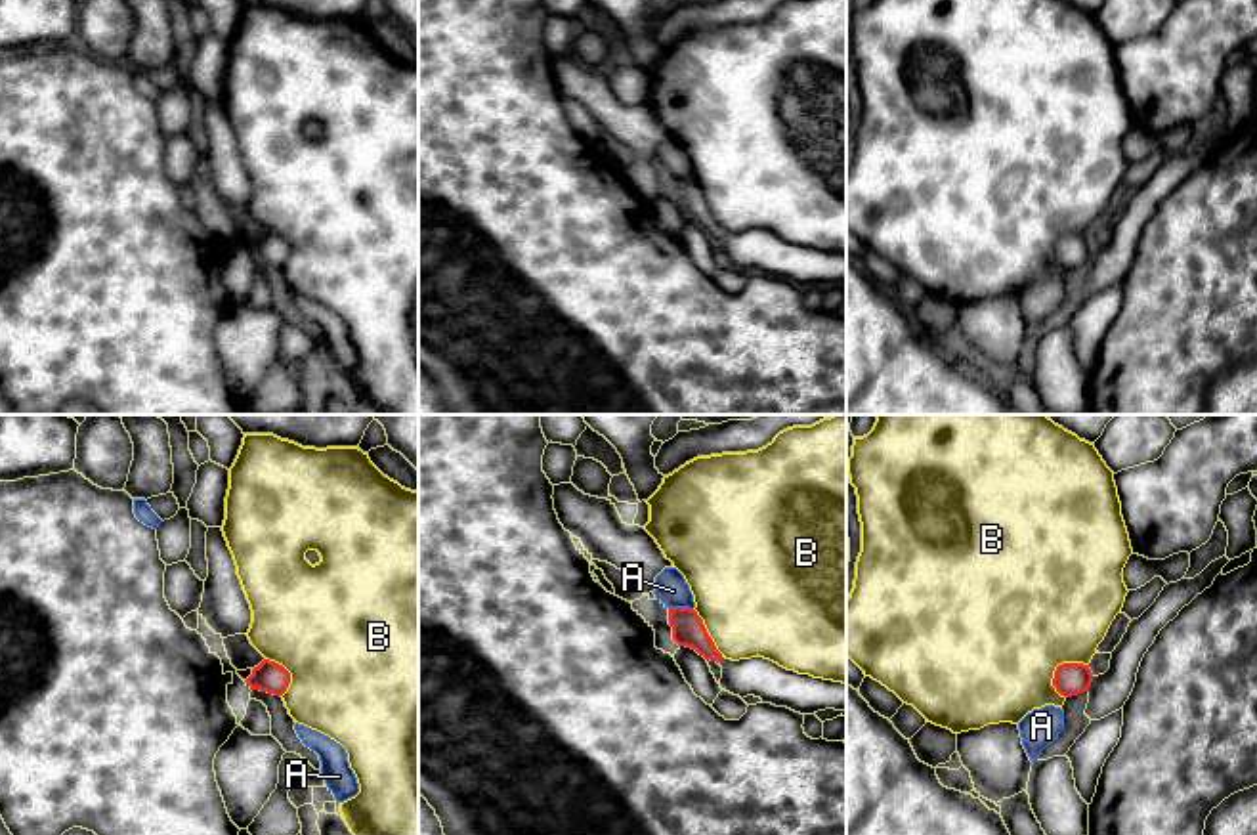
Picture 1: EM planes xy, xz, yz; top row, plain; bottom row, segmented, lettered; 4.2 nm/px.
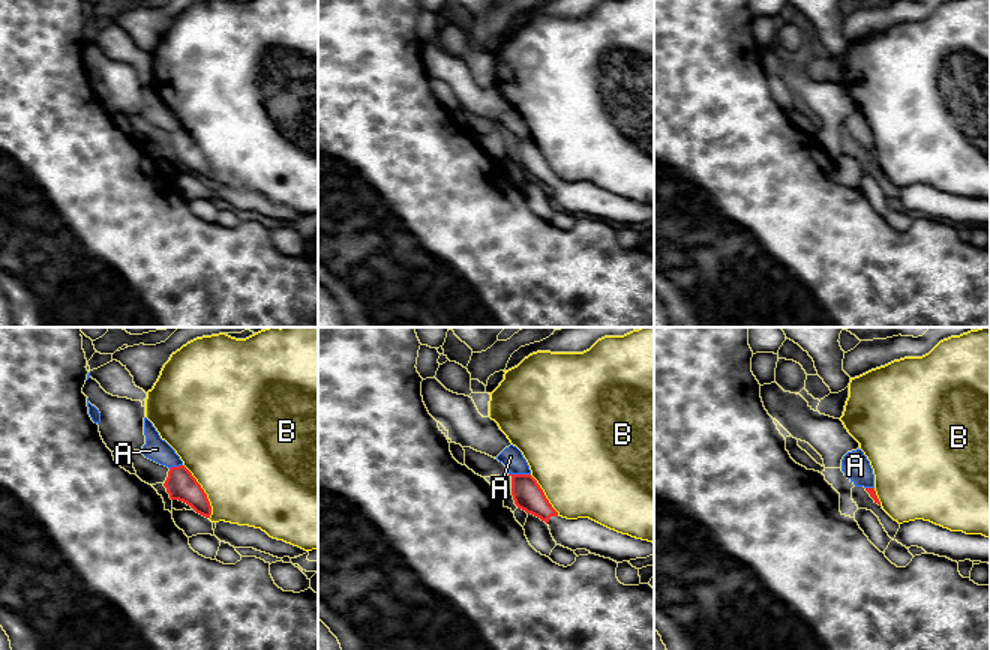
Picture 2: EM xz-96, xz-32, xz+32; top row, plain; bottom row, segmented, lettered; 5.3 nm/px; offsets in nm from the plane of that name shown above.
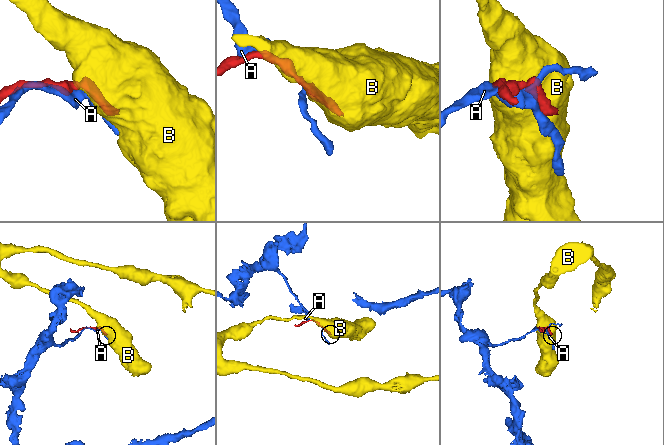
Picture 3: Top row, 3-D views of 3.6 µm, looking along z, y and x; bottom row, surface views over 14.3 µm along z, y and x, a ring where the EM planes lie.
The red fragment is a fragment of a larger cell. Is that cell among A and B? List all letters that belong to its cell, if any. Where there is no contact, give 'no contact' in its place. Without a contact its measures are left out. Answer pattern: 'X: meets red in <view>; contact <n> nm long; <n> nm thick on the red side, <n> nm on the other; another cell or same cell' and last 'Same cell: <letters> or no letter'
A: meets red in xz; contact 110 nm long; 140 nm thick on the red side, 140 nm on the other; another cell
B: meets red in yz; contact 180 nm long; 140 nm thick on the red side, 500 nm on the other; another cell
Same cell: no letter

